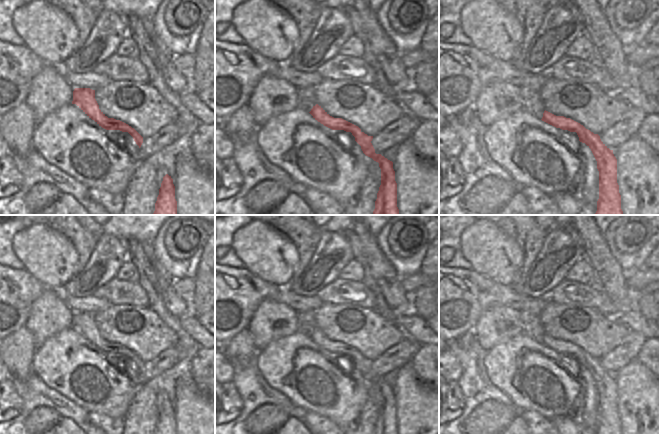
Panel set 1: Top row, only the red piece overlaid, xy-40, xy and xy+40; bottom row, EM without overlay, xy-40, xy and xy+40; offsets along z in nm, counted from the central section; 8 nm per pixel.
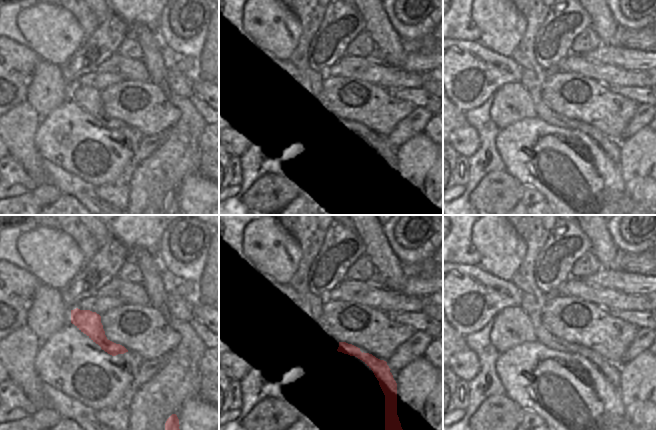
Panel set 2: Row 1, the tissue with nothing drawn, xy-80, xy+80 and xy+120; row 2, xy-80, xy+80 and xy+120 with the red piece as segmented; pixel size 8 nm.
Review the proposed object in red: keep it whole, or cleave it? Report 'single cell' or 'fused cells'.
single cell

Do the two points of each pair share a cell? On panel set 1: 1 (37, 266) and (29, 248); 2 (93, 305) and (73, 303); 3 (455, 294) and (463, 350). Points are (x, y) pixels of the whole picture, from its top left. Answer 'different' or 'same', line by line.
1: same
2: same
3: different

